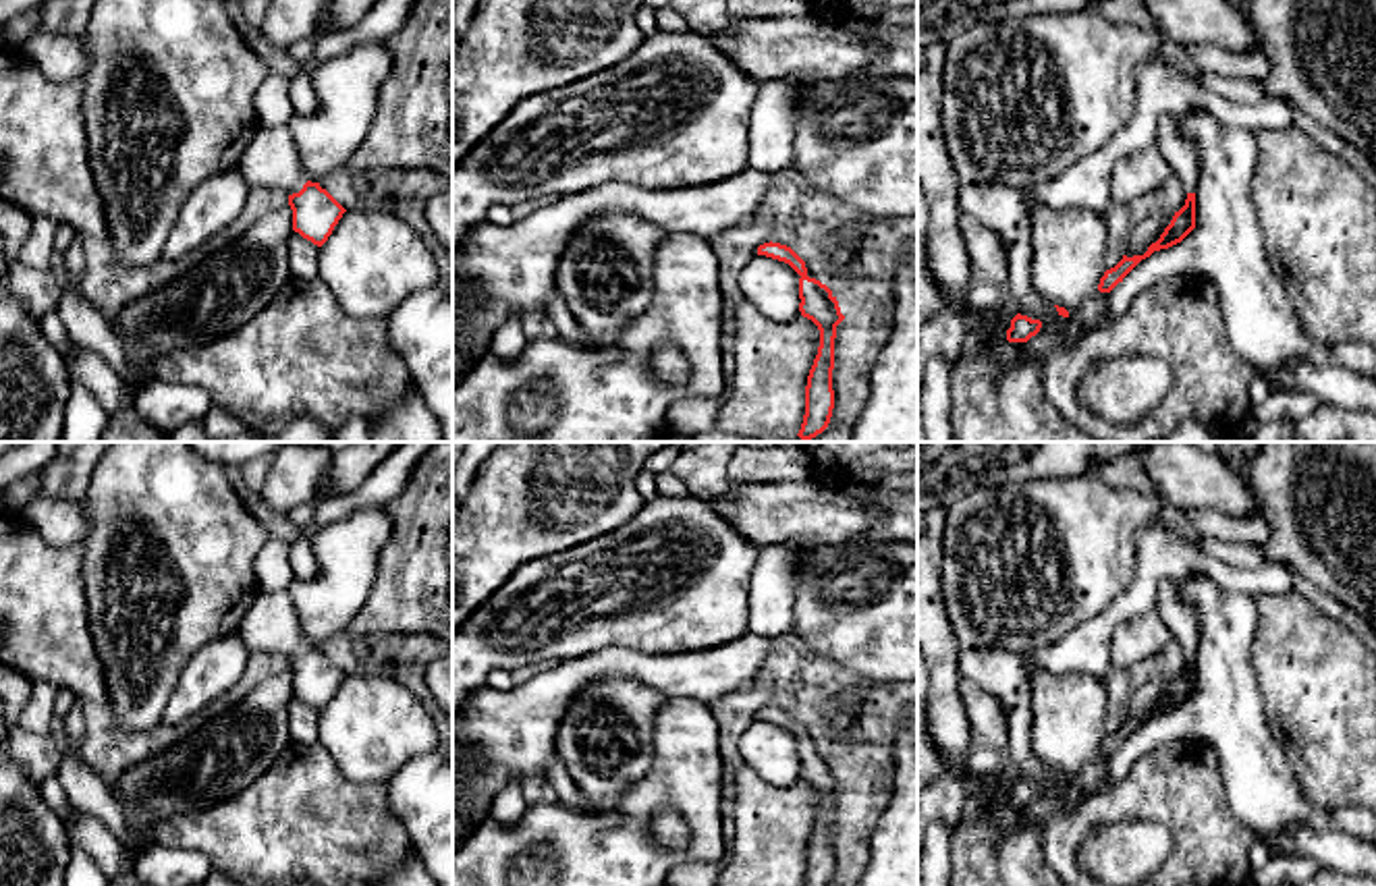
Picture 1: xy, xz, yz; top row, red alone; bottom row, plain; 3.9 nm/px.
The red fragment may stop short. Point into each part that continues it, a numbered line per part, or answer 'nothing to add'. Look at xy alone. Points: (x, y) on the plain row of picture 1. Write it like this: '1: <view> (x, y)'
1: xy (270, 625)

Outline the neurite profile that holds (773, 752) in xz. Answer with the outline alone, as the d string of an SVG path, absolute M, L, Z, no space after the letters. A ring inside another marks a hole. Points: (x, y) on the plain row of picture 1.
M758 718L743 720L737 728L741 764L776 788L793 786L801 778L799 743L789 728Z

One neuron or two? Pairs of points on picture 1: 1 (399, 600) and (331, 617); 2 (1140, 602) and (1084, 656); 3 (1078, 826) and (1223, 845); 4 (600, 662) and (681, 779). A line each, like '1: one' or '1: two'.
1: two
2: one
3: one
4: two

